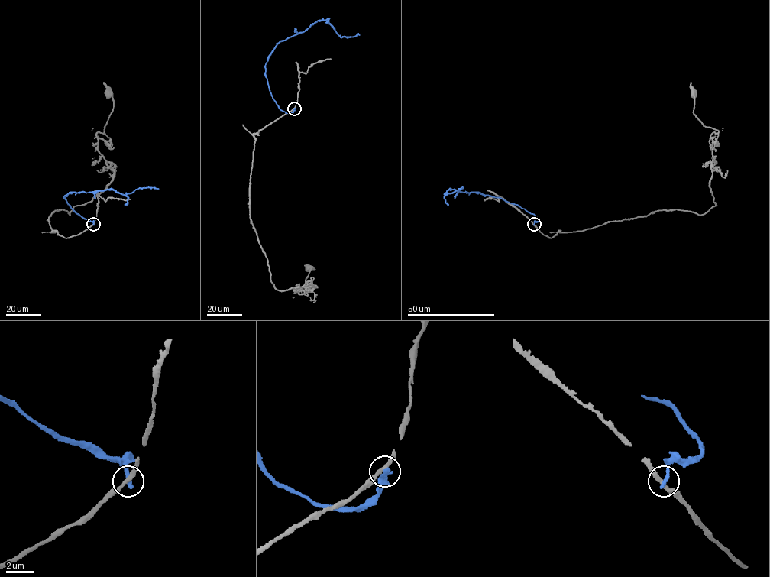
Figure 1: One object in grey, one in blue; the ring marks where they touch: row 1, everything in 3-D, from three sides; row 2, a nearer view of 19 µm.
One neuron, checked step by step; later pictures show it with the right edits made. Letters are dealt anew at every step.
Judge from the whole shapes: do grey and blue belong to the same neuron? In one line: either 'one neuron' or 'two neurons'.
two neurons

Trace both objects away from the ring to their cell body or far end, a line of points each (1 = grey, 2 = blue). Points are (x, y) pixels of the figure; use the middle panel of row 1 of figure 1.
1: (294, 108), (253, 135), (250, 218), (276, 290), (315, 286), (297, 286), (305, 293), (308, 268)
2: (294, 108), (282, 111), (269, 90), (265, 63), (272, 50), (318, 21), (325, 20), (341, 37), (359, 35)

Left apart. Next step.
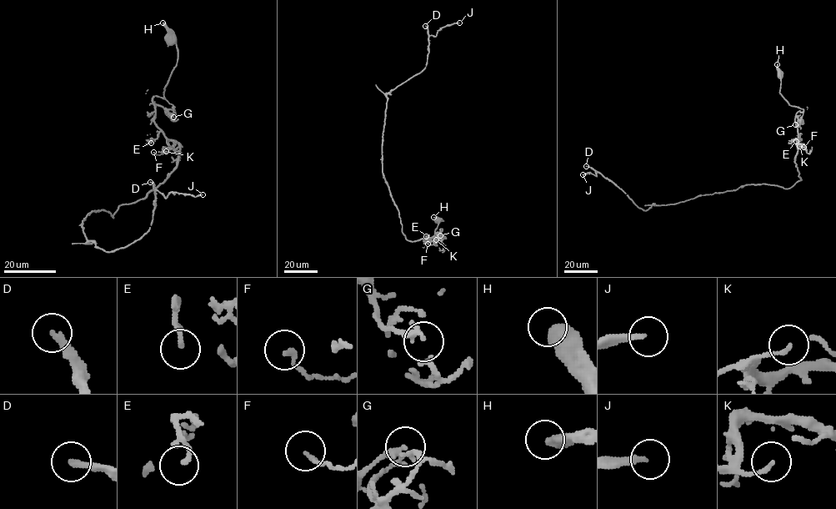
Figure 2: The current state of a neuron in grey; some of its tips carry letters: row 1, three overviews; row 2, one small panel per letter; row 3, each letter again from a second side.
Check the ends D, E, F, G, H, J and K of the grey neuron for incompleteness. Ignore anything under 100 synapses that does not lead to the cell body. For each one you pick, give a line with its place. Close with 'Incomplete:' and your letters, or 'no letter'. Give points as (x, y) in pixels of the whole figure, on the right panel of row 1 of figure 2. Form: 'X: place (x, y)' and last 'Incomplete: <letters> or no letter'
D: place (586, 166)
J: place (583, 174)
Incomplete: D, J

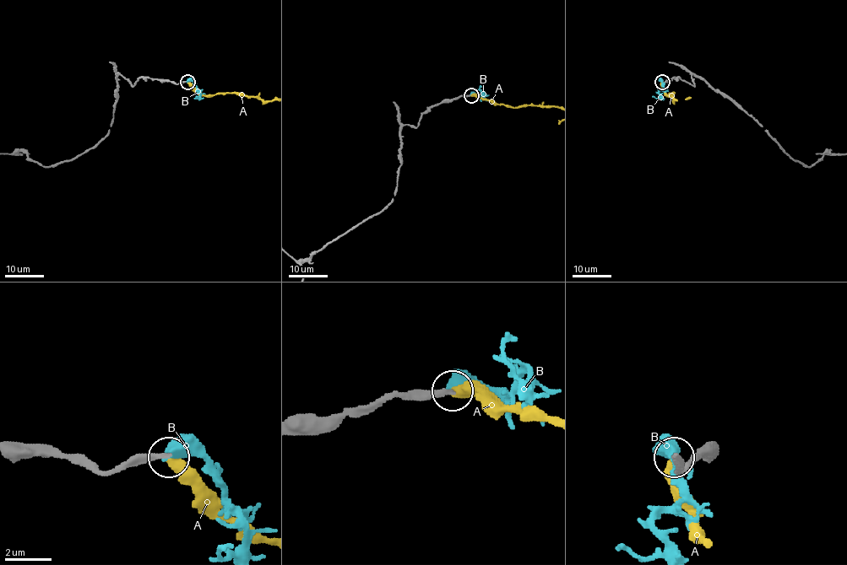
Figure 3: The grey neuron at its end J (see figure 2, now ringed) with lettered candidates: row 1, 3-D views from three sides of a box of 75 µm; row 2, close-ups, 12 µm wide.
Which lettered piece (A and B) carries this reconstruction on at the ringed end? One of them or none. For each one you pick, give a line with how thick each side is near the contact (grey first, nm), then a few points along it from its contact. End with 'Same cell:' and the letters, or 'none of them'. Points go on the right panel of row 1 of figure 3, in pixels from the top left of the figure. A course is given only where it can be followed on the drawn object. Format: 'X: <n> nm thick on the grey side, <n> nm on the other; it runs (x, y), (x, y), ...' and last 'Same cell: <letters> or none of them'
A: 240 nm thick on the grey side, 440 nm on the other
Same cell: A

